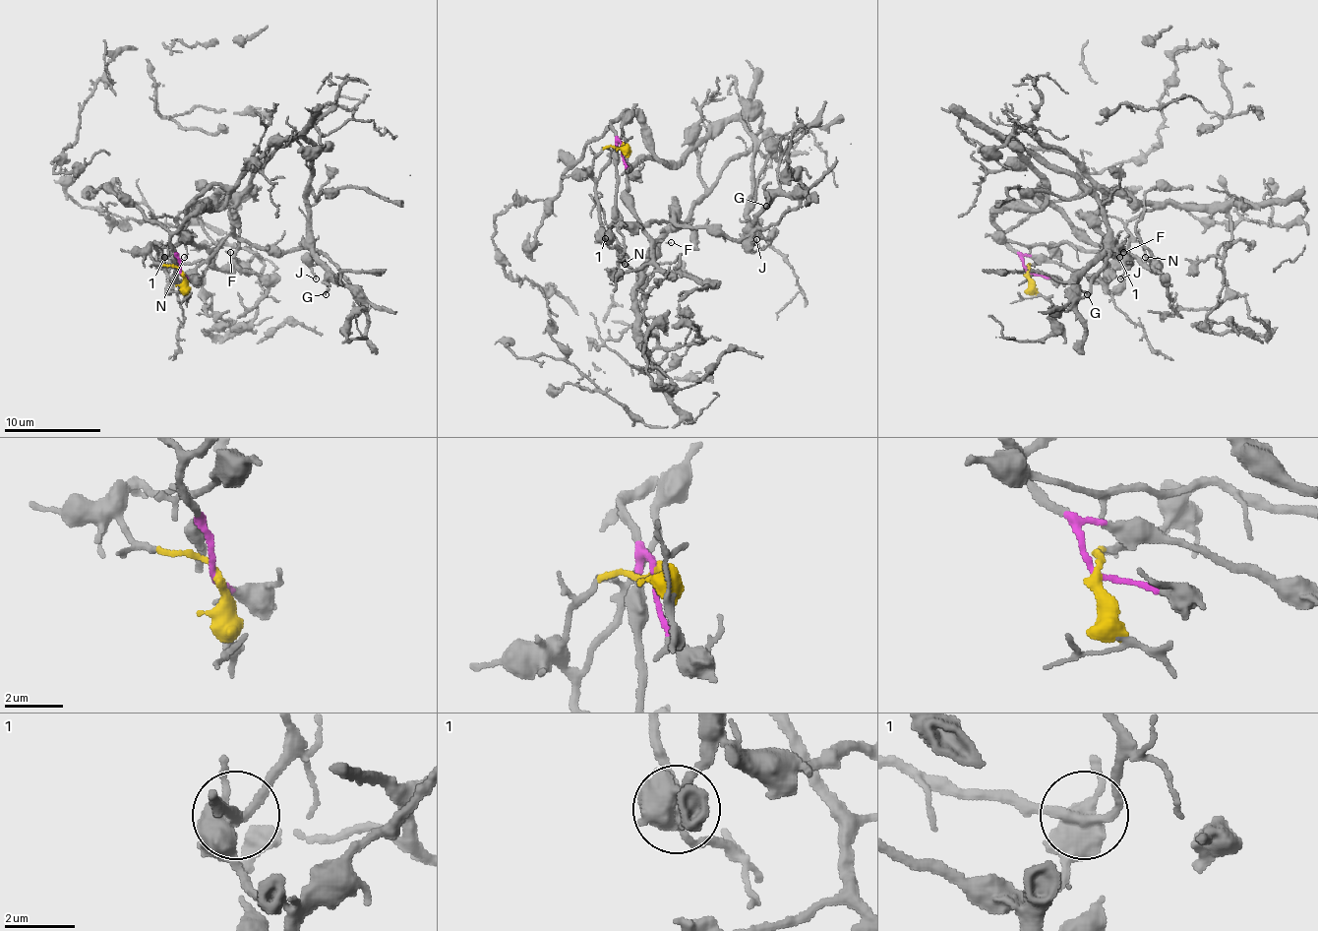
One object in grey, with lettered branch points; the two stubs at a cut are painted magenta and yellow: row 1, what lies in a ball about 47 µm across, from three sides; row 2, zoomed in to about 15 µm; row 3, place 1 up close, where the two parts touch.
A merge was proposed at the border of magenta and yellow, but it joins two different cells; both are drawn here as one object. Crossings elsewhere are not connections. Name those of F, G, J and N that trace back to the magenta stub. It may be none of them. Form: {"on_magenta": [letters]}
{"on_magenta": ["F", "G"]}

